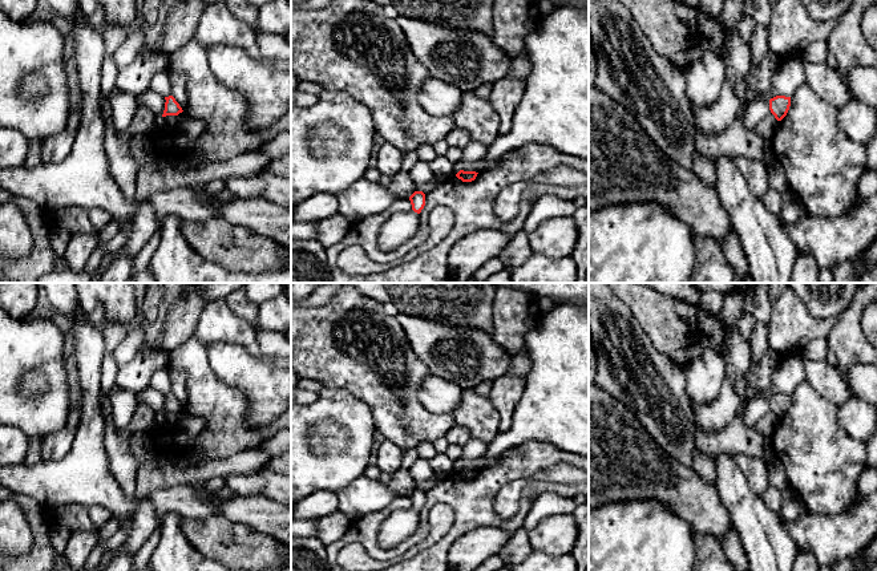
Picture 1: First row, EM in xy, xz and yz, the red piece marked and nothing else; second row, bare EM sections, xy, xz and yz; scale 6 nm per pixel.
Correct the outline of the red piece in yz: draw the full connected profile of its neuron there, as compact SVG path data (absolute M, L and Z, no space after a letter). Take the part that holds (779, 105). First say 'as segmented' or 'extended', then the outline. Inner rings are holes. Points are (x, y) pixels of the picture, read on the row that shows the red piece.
as segmented; M776 96L769 100L769 110L777 121L781 121L787 116L789 106L791 97Z

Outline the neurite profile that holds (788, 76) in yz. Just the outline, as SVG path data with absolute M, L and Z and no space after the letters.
M801 56L780 60L772 76L771 94L792 97L796 89L805 82L804 62Z

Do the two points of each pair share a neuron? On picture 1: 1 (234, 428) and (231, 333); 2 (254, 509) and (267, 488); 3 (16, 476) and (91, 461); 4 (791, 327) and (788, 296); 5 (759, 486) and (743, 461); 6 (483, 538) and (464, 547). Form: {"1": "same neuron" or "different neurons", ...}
{"1": "same neuron", "2": "different neurons", "3": "same neuron", "4": "same neuron", "5": "same neuron", "6": "same neuron"}

